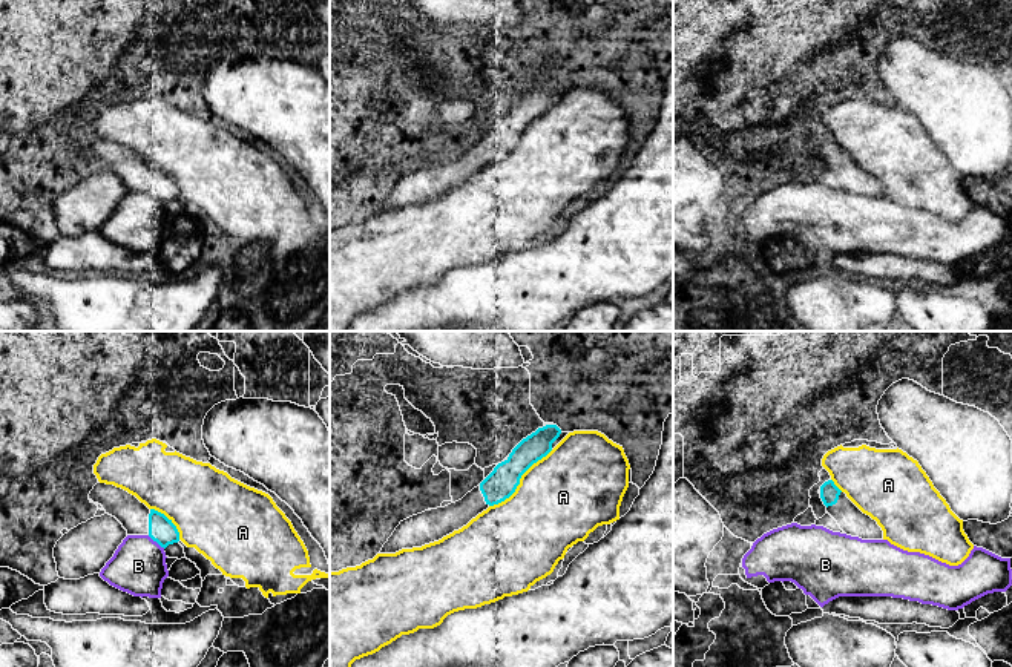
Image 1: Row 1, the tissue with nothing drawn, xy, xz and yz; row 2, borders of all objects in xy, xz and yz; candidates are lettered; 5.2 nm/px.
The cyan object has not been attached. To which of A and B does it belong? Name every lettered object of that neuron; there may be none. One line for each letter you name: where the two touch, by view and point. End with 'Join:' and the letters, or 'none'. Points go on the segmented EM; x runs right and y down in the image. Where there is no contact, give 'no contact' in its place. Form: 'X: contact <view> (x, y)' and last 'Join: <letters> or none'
Join: none

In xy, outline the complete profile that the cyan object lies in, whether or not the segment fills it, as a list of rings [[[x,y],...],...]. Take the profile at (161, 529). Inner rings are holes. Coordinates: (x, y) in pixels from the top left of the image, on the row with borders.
[[[97,483],[89,500],[103,506],[106,514],[115,517],[127,535],[149,535],[161,547],[179,541],[176,526],[164,514],[149,509],[135,495],[113,485]]]

